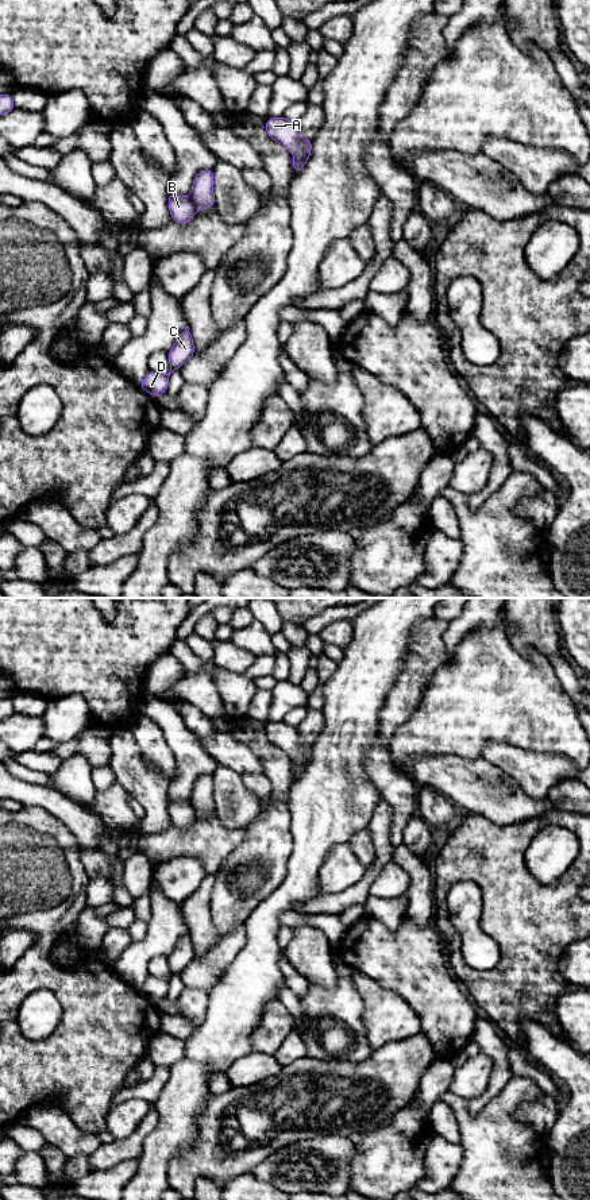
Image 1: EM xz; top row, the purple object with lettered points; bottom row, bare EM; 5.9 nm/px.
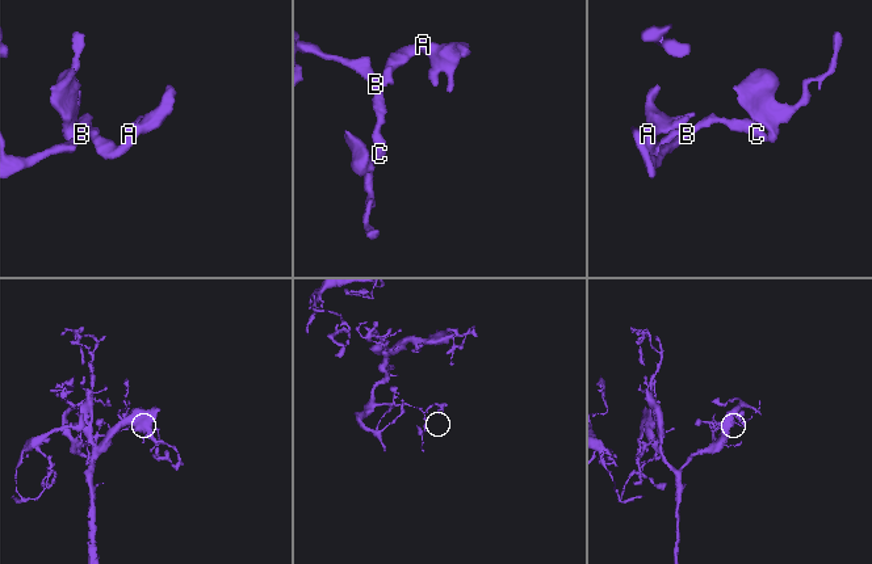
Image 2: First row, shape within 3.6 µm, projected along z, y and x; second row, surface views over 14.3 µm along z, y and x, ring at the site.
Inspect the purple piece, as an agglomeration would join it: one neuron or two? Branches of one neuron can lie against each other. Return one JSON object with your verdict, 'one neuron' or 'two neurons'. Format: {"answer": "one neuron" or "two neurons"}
{"answer": "two neurons"}

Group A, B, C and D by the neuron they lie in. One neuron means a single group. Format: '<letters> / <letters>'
A / B C D

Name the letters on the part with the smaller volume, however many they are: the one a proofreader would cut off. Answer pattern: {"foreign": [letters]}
{"foreign": ["A"]}

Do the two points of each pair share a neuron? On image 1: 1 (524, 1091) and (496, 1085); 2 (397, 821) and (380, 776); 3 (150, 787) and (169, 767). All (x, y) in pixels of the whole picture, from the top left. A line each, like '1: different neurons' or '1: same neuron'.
1: different neurons
2: same neuron
3: different neurons

